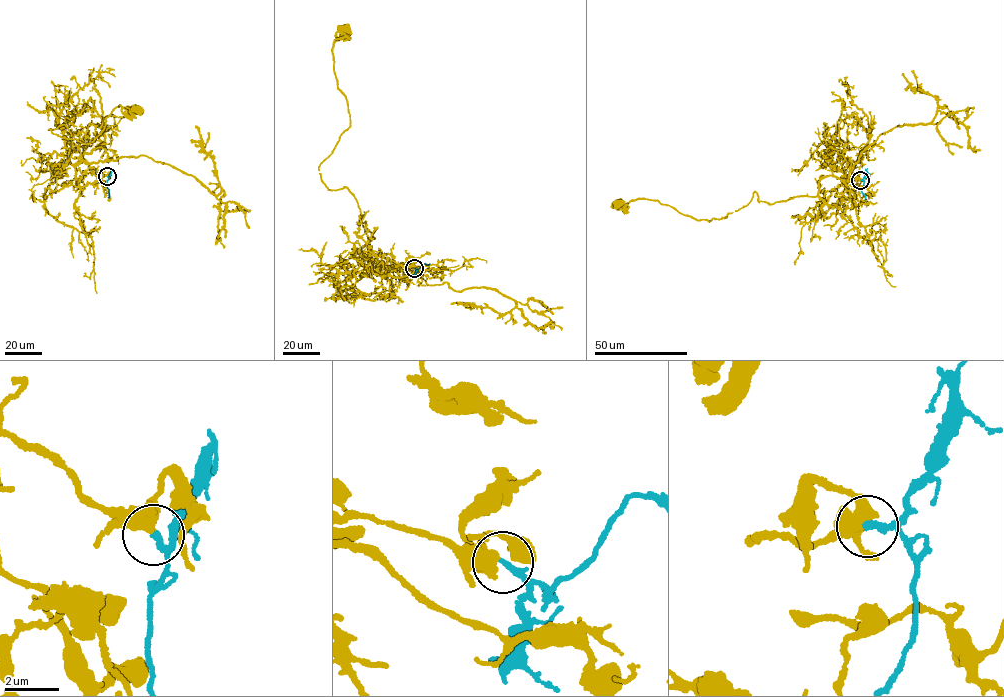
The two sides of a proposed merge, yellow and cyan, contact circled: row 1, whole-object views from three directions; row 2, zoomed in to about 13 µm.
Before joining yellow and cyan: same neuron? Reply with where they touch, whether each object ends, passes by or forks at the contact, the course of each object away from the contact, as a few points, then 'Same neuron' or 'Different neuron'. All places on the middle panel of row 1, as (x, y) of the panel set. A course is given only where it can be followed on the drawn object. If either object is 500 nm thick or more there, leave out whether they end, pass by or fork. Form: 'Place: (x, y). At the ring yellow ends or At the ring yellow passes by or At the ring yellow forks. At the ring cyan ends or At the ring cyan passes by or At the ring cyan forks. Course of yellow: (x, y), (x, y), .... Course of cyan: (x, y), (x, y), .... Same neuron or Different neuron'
Place: (414, 268). At the ring yellow passes by. At the ring cyan ends. Course of yellow: (414, 268), (363, 253), (354, 194), (321, 182), (318, 167), (350, 126), (332, 47), (344, 29). Course of cyan: (414, 268), (417, 269), (423, 263), (429, 263). Same neuron

